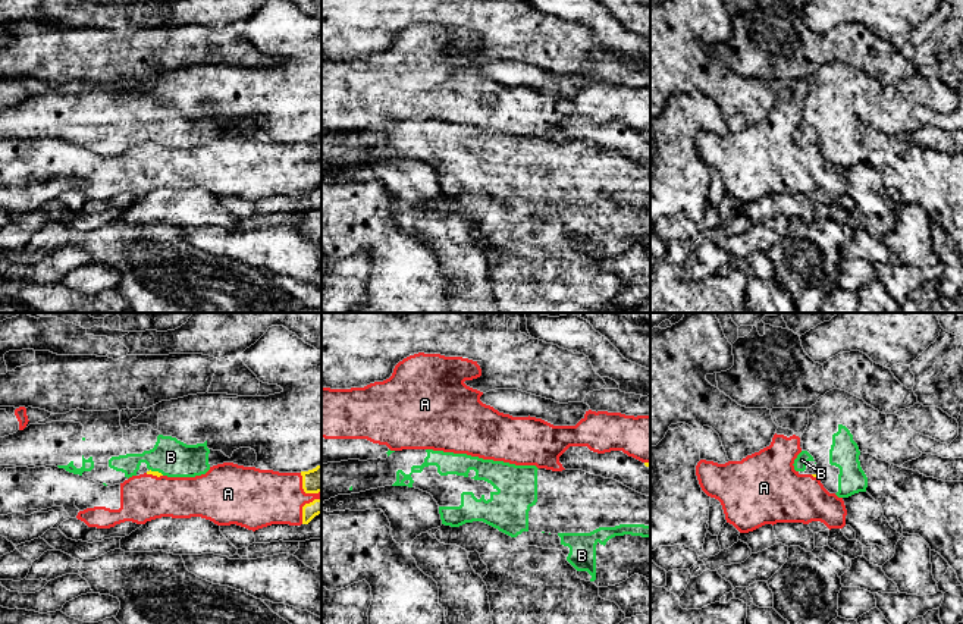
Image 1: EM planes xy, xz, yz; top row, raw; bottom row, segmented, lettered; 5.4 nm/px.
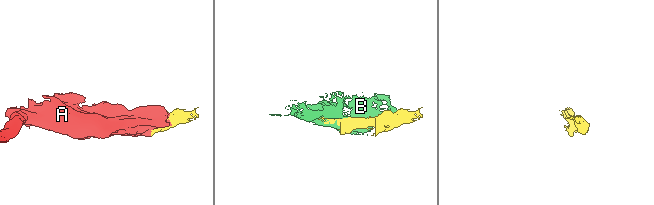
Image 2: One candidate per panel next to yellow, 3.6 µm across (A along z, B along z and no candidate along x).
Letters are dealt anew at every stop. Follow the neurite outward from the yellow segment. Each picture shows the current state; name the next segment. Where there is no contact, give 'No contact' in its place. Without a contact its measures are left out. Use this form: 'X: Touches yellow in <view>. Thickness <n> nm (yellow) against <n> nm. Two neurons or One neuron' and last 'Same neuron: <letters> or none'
A: Touches yellow in xy. Thickness 140 nm (yellow) against 320 nm. One neuron
B: Touches yellow in xy. Thickness 30 nm (yellow) against 200 nm. Two neurons
Same neuron: A

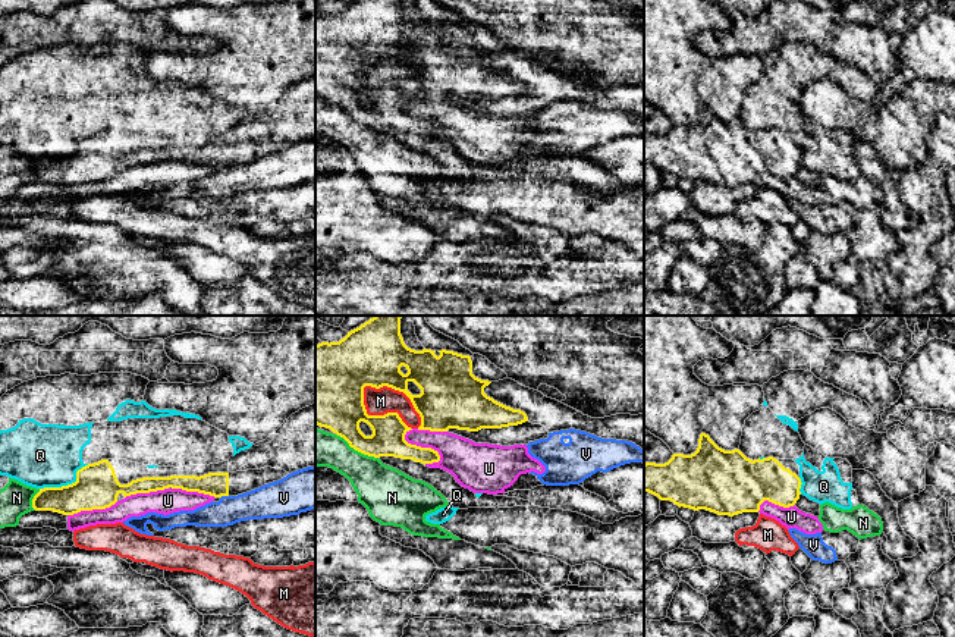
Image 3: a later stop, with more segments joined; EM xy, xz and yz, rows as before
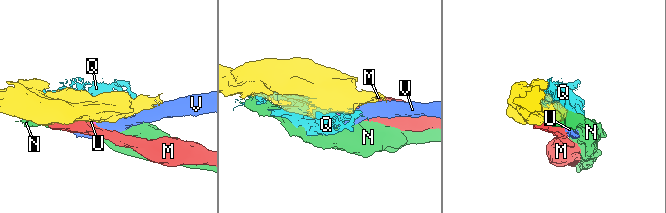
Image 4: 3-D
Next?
M: Touches yellow in xz. Thickness 320 nm (yellow) against 140 nm. Two neurons
N: Touches yellow in xz. Thickness 260 nm (yellow) against 260 nm. Two neurons
Q: Touches yellow in xy. Thickness 240 nm (yellow) against 360 nm. Two neurons
U: Touches yellow in xz. Thickness 260 nm (yellow) against 220 nm. Two neurons
V: Touches yellow in xy. Thickness 130 nm (yellow) against 180 nm. Two neurons
Same neuron: none

